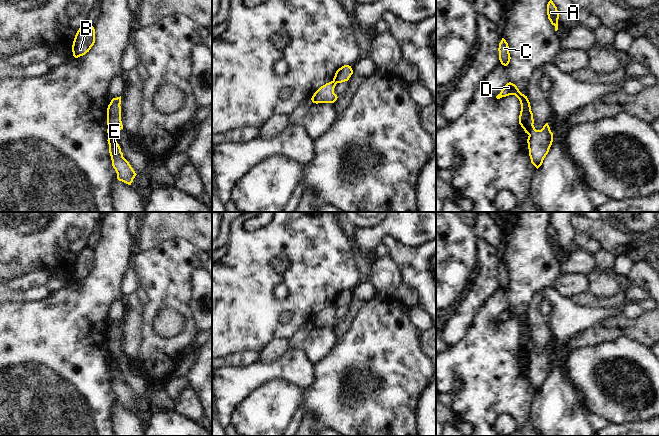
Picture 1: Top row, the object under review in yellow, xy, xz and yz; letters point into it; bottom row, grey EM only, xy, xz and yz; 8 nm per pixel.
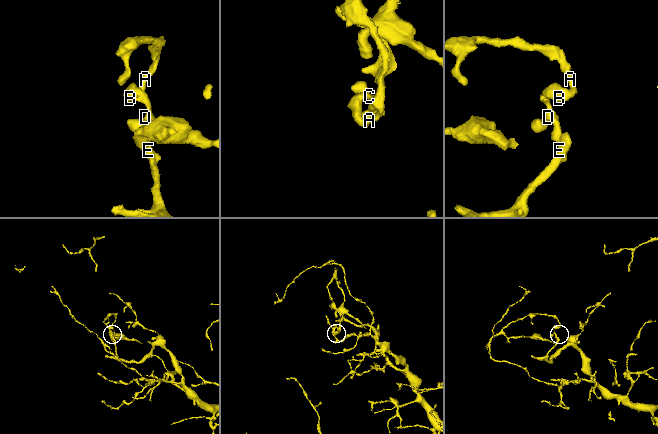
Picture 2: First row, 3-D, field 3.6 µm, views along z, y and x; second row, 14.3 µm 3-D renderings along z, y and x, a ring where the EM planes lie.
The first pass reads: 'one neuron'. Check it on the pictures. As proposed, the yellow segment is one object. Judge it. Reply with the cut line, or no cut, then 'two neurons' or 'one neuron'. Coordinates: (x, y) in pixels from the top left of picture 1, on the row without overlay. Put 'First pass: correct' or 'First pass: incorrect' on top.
First pass: incorrect
xy (108, 350), (114, 361) | two neurons

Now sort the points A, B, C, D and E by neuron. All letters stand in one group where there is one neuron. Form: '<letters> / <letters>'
A B C D / E

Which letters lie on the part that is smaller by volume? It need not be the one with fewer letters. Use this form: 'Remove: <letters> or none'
Remove: A, B, C, D

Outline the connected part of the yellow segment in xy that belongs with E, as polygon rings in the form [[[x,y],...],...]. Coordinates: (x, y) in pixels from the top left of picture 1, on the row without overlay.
[[[110,352],[107,353],[108,357],[108,368],[109,368],[109,377],[112,384],[112,390],[117,397],[117,403],[128,409],[131,409],[133,403],[137,399],[129,386],[123,381],[121,372],[117,367],[115,361],[111,358]]]

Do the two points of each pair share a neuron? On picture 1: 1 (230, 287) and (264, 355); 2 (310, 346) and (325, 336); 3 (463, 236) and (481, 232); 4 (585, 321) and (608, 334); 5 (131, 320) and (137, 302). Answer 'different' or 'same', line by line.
1: different
2: same
3: different
4: different
5: different

